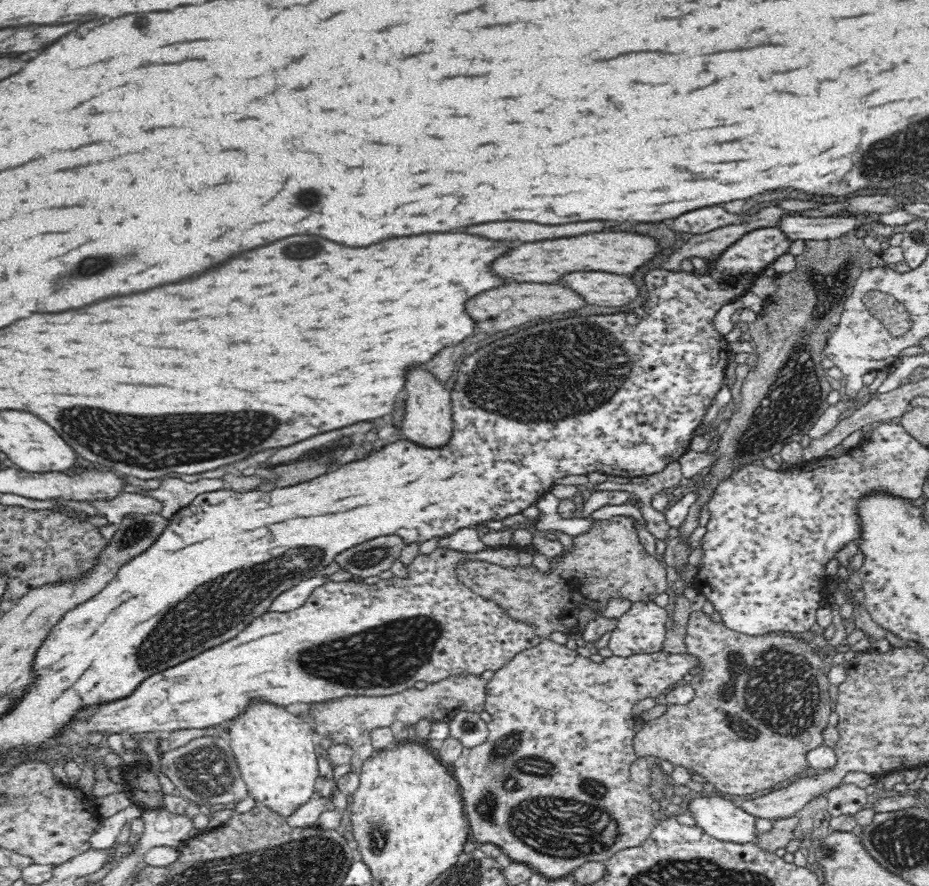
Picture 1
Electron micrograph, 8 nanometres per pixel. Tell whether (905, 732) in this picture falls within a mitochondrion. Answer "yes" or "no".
no

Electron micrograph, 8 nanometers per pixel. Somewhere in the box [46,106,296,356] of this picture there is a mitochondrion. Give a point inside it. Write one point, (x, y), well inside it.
(92, 265)

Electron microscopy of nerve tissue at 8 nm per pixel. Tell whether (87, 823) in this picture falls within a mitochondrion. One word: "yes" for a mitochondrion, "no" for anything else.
no

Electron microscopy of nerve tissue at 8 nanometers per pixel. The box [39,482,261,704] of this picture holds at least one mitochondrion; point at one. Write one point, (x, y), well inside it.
(139, 531)

